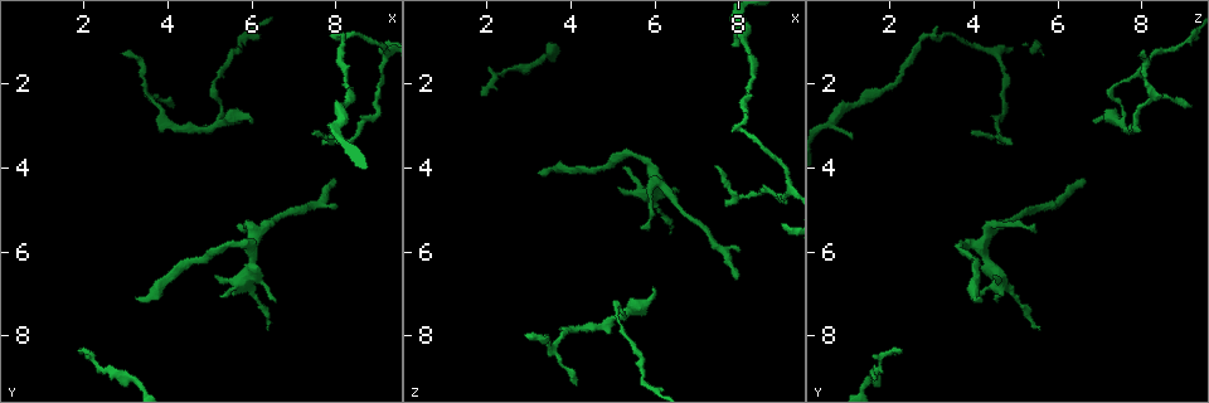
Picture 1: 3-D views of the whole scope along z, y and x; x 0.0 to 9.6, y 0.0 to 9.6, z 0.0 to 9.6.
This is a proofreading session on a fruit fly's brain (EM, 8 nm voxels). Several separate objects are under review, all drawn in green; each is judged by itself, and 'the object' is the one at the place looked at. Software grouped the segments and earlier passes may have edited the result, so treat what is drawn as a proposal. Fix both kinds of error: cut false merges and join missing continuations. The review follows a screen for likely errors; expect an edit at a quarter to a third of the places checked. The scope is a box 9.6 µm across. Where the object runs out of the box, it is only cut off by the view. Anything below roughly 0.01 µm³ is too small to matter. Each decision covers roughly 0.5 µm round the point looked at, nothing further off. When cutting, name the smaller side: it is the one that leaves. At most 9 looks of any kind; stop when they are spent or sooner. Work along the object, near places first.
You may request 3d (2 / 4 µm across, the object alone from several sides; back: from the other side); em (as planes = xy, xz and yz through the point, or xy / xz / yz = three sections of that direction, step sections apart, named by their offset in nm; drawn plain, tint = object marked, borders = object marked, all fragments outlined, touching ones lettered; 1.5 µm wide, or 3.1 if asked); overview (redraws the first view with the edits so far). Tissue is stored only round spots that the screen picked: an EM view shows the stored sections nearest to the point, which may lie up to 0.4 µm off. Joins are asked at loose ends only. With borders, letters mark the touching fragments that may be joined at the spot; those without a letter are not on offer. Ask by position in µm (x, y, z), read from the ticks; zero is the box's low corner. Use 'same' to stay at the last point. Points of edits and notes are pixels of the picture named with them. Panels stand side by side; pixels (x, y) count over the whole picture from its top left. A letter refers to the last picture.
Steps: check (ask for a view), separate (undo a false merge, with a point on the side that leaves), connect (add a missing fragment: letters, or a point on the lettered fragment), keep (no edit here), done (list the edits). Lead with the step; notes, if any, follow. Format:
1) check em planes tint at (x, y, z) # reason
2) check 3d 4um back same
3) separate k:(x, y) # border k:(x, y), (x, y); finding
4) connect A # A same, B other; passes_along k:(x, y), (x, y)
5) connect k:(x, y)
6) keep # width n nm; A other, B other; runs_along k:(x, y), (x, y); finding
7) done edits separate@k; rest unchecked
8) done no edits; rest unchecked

check em yz step 8 tint at (8.00, 0.90, 3.10) # abrupt turn

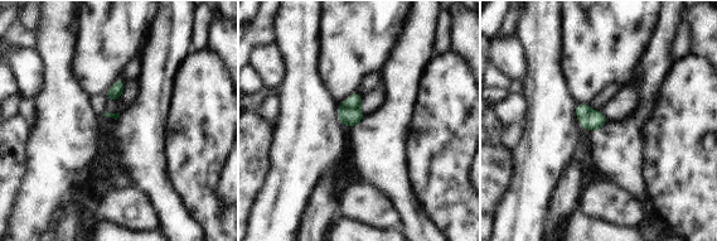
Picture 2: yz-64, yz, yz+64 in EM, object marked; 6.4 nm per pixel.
check em planes borders same

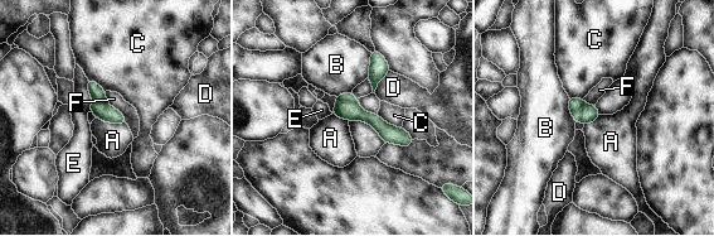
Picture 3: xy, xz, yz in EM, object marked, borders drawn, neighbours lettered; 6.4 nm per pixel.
separate 3:(588, 114) # A other, B other, C other, D other, E other, F other; a second cell is stuck on

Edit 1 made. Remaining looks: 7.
check 3d 4um at (5.40, 5.85, 3.70) # sharp bend

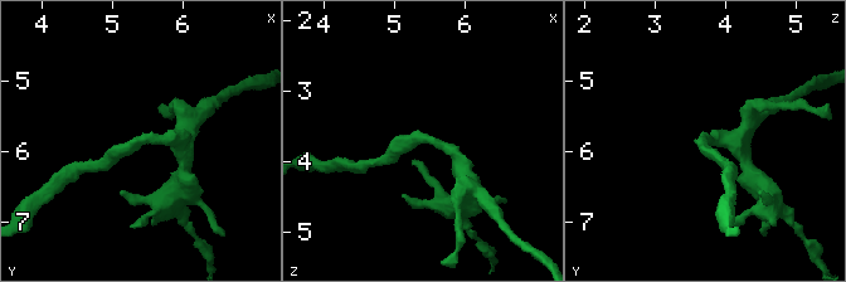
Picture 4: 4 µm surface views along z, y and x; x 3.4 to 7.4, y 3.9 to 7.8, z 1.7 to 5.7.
check em planes tint at (5.40, 5.85, 3.65) # arm_widths 170, 240 nm; now the EM

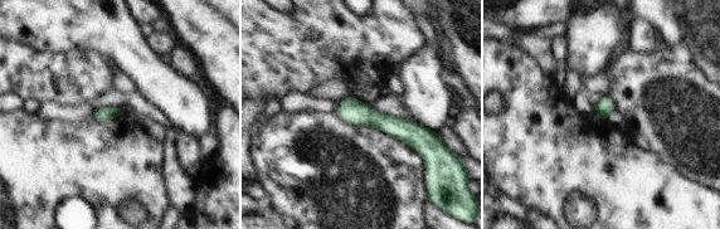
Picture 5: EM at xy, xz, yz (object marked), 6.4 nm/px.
check em planes borders same

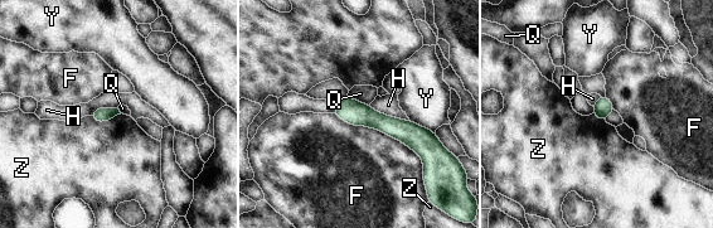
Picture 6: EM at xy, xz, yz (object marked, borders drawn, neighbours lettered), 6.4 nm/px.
keep # F other, H other, Q other, Y other, Z other; border 6:(121, 114), (105, 121), (90, 116); continuous, no second cell

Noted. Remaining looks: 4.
check em planes borders at (3.20, 7.10, 4.10) # free end

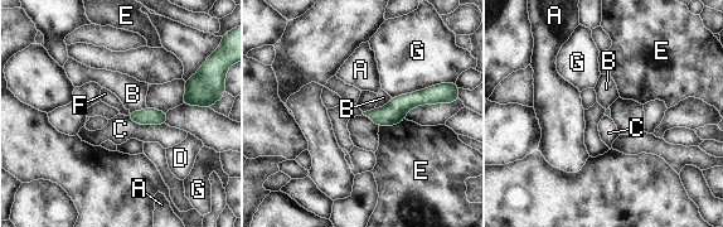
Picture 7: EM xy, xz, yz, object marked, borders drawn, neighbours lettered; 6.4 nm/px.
keep # A other, B other, C other, D other, E other, F other, G other; runs_along 7:(437, 97), (369, 114); no lettered fragment goes on from it

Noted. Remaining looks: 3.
check 3d 2um at (7.90, 4.40, 6.70)

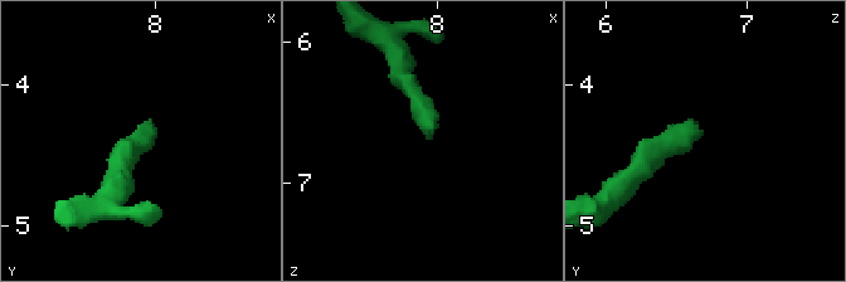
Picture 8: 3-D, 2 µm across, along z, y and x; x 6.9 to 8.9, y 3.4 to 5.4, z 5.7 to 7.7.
check em planes borders at (7.92, 4.36, 6.68)

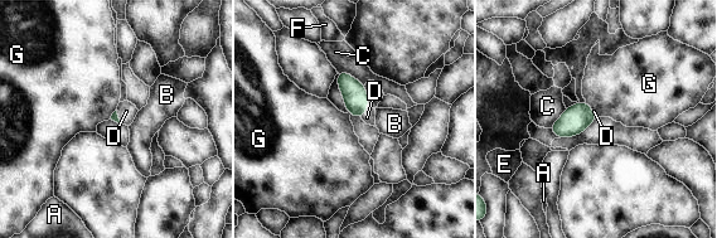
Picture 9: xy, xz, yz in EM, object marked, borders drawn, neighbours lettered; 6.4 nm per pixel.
connect D # longest_contact C 200 nm; A other, B other, C other, D same, E other, F other, G other; the cell continues

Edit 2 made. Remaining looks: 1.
done edits separate@3, connect@9; rest unchecked

